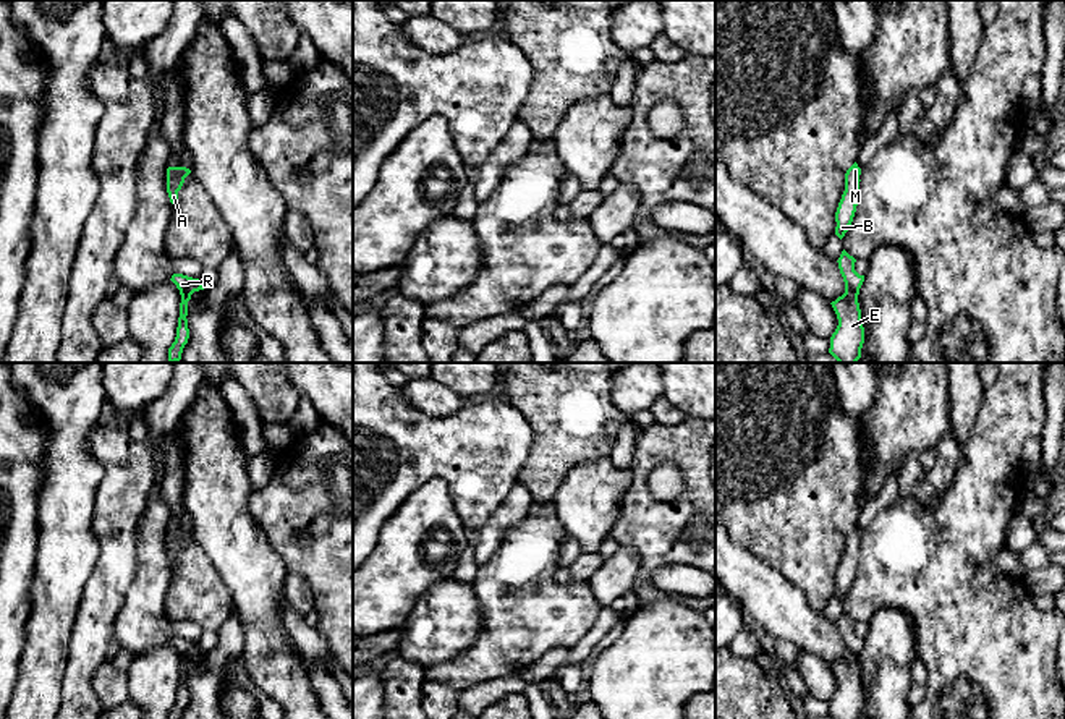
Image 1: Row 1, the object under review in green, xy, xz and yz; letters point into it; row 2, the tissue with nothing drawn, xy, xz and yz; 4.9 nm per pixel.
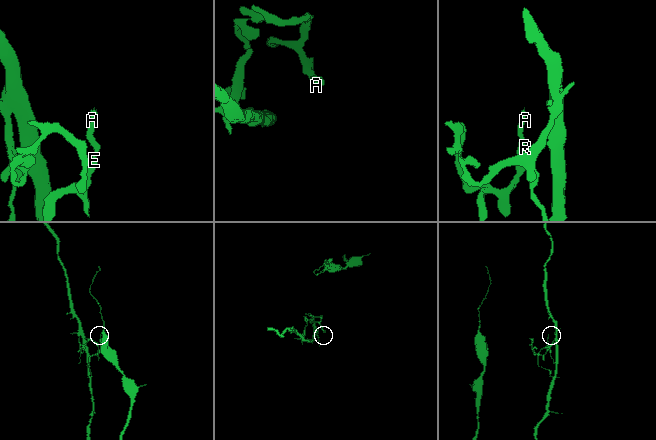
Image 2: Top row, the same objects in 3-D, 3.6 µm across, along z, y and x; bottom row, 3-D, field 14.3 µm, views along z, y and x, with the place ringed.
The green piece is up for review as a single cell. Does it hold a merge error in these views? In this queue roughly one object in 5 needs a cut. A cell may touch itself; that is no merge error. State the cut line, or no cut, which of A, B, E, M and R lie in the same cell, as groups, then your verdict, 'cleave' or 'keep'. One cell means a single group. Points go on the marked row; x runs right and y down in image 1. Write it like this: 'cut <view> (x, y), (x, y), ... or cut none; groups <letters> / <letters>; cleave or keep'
cut none; groups A B E M R; keep

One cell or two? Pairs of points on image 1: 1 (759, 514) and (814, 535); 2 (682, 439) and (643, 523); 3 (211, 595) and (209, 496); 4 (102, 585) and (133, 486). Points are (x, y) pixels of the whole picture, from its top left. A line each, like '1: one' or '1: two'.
1: one
2: one
3: two
4: one

